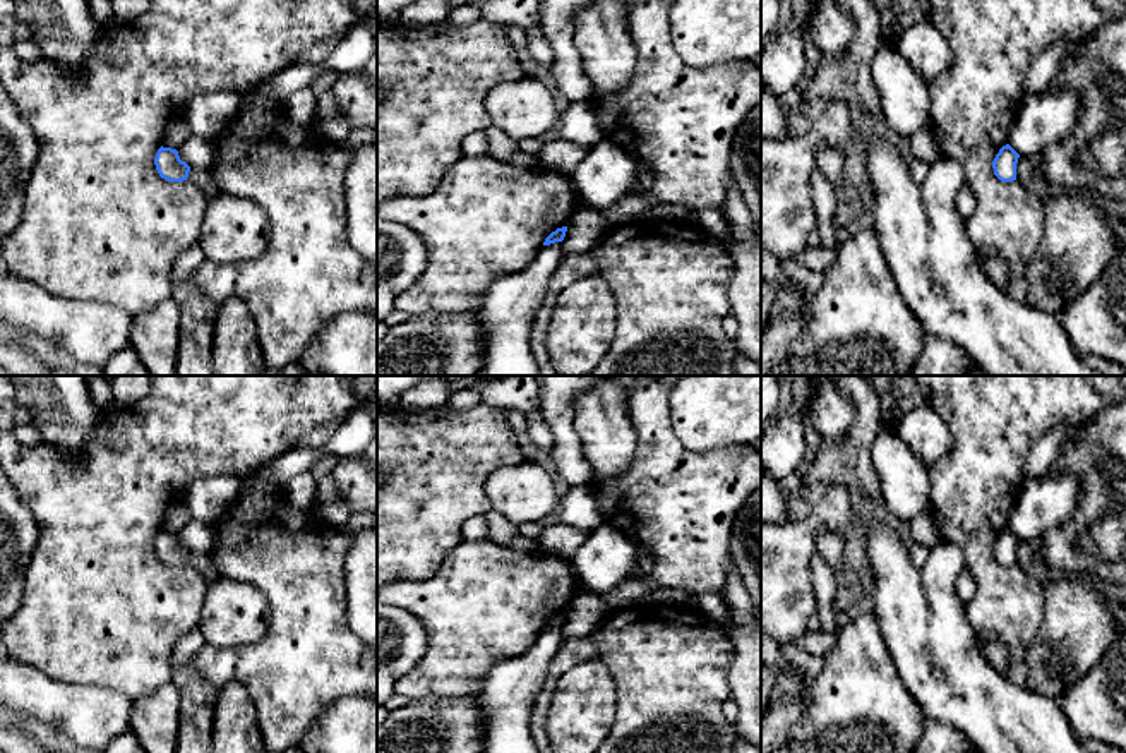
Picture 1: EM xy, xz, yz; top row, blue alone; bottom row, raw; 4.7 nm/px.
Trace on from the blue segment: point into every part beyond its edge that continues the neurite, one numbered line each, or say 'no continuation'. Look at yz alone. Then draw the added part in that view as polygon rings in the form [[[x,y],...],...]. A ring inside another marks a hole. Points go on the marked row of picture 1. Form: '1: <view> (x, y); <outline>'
no continuation

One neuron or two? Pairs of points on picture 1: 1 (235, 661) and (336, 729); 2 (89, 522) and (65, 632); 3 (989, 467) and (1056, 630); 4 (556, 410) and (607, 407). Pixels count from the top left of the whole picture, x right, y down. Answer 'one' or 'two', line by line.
1: two
2: one
3: two
4: two

